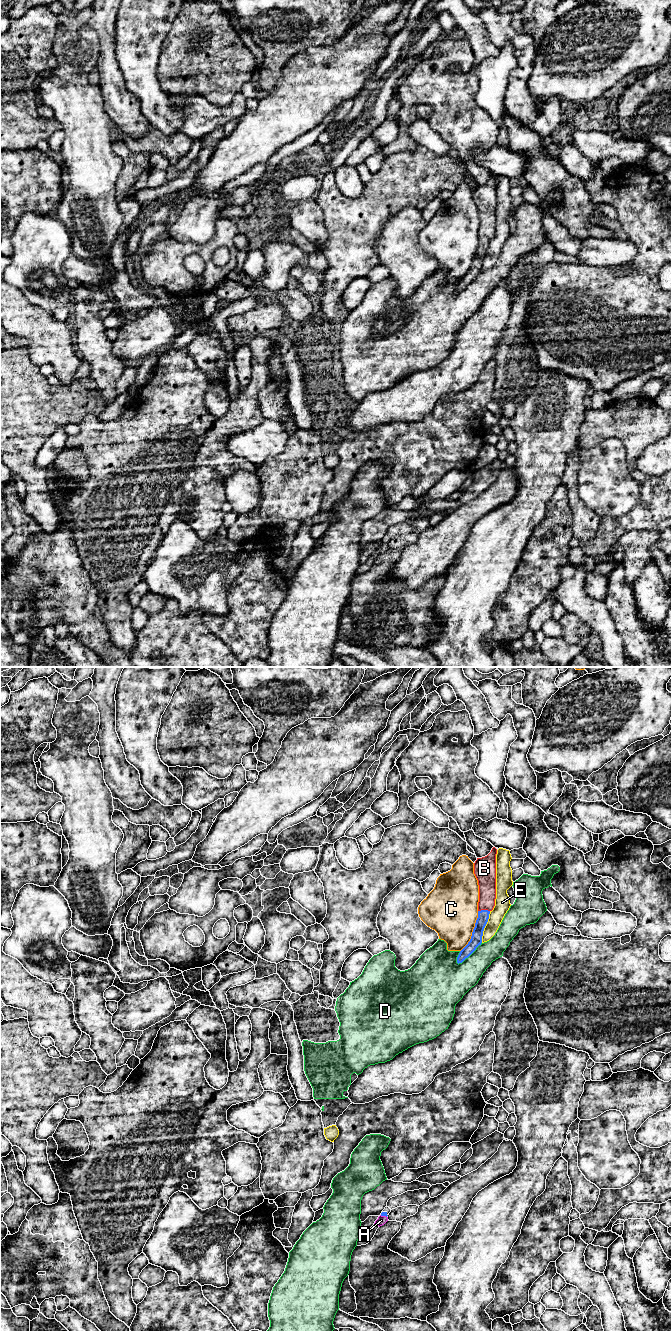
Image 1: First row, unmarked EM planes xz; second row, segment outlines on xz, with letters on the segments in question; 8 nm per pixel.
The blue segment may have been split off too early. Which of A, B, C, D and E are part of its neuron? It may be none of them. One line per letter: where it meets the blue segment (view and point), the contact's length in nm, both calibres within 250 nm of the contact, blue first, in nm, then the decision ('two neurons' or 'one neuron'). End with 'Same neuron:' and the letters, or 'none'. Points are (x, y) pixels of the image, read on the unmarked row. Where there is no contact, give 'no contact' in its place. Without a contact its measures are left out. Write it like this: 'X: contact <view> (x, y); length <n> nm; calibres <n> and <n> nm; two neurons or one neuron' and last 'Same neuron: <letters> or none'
A: contact xz (383, 543); length 60 nm; calibres 30 and 70 nm; two neurons
B: contact xz (483, 238); length 100 nm; calibres 100 and 140 nm; one neuron
C: contact xz (473, 259); length 360 nm; calibres 100 and 440 nm; two neurons
D: contact xz (469, 283); length 260 nm; calibres 100 and 300 nm; two neurons
E: contact xz (484, 255); length 260 nm; calibres 100 and 130 nm; two neurons
Same neuron: B

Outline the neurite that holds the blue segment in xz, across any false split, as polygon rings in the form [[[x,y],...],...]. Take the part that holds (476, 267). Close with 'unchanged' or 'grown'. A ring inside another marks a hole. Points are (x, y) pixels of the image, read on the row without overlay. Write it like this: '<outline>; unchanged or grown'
[[[497,177],[474,191],[474,202],[479,213],[478,246],[468,272],[460,279],[457,291],[462,291],[482,271],[484,256],[488,250],[489,242],[495,234],[496,227],[496,182]]]; grown

